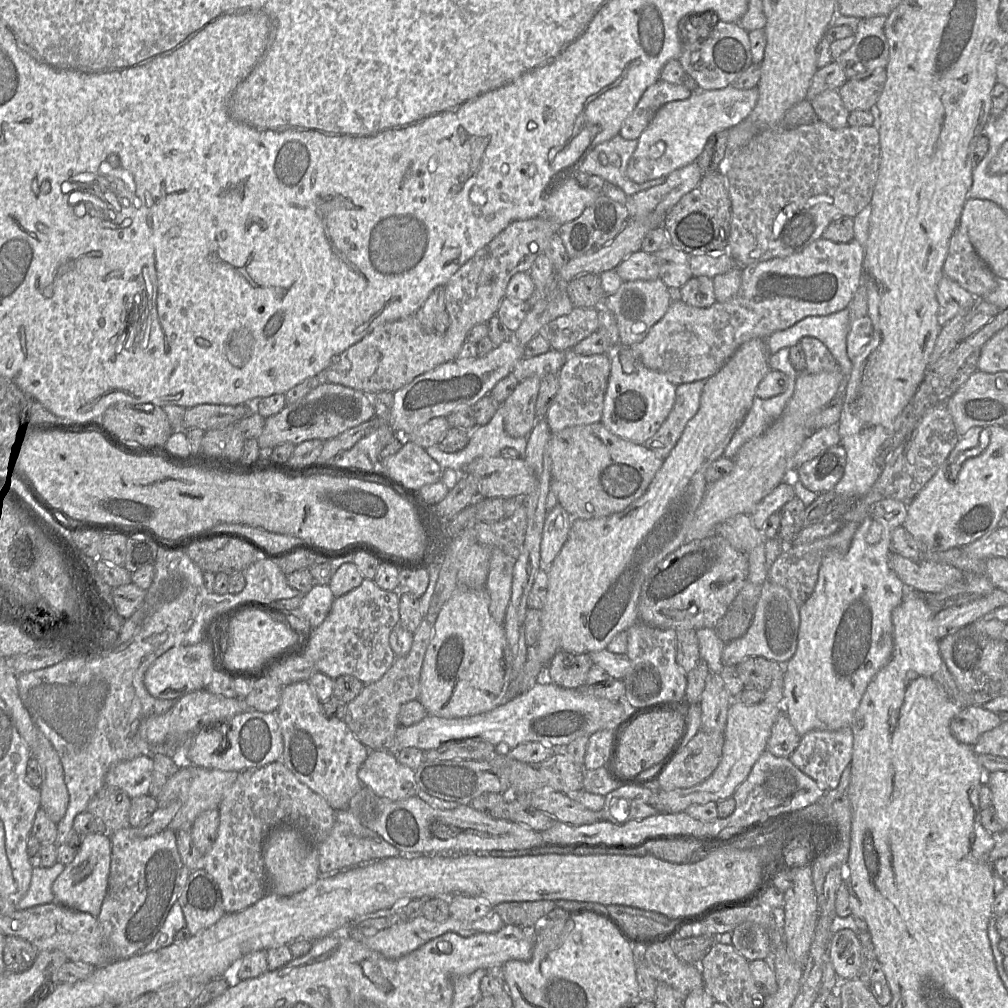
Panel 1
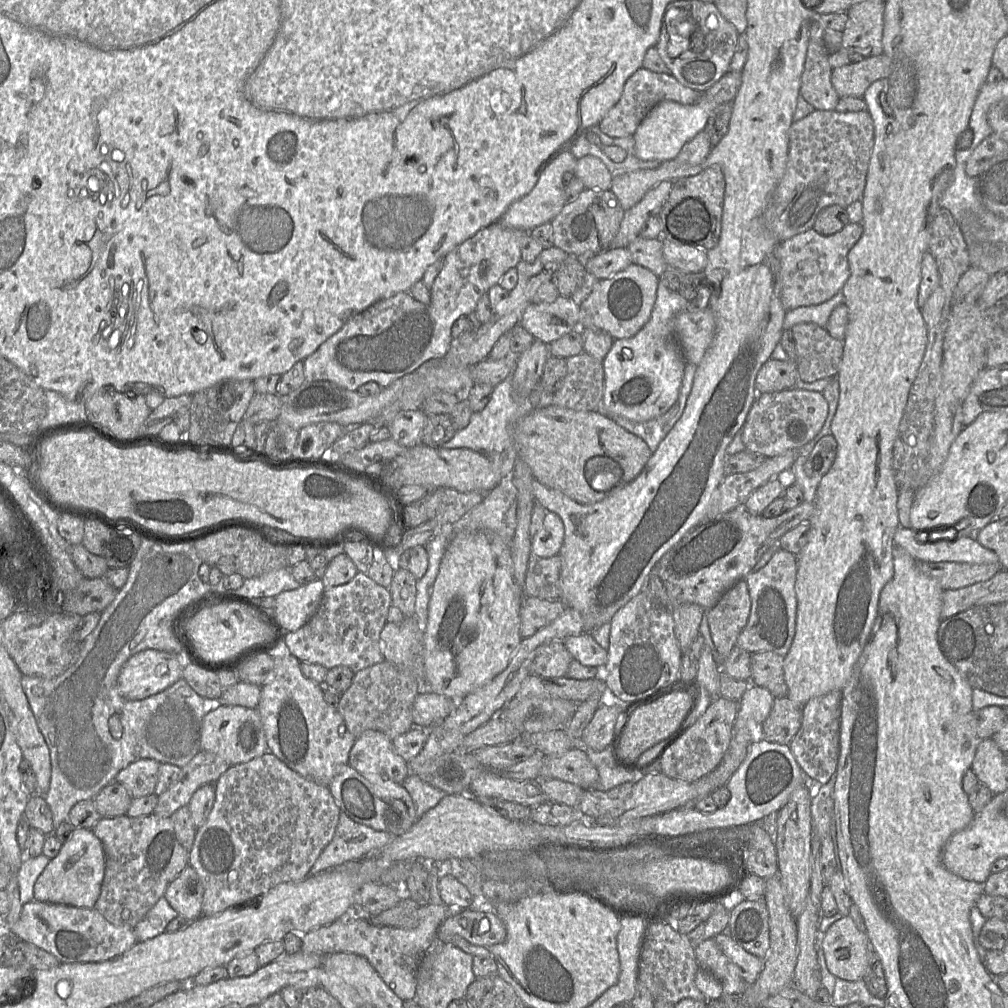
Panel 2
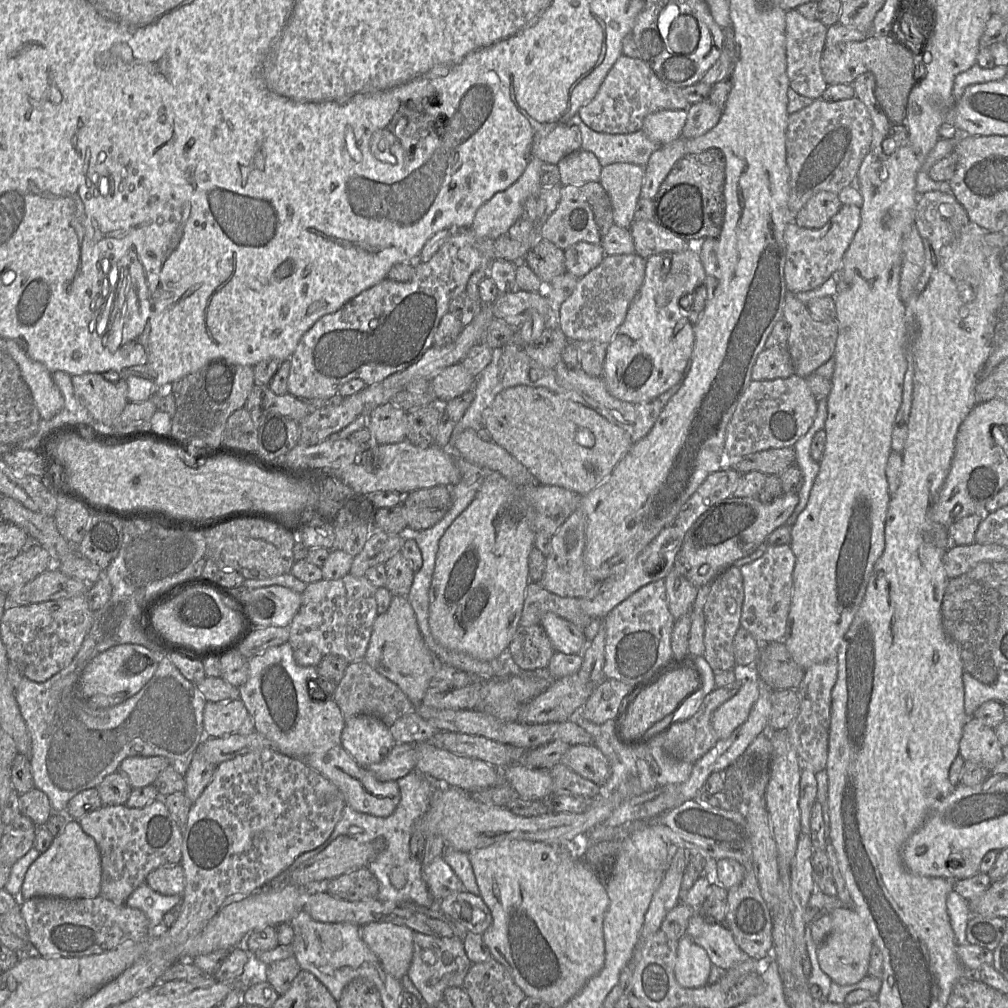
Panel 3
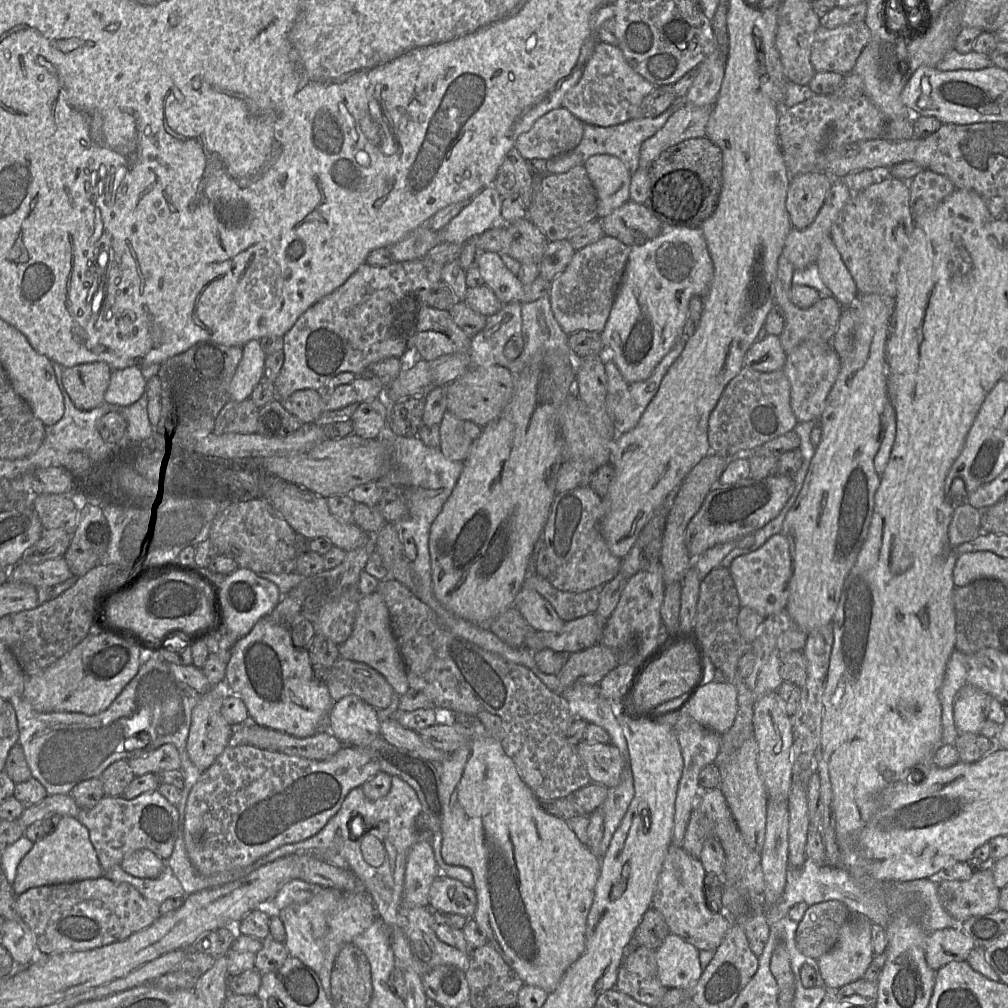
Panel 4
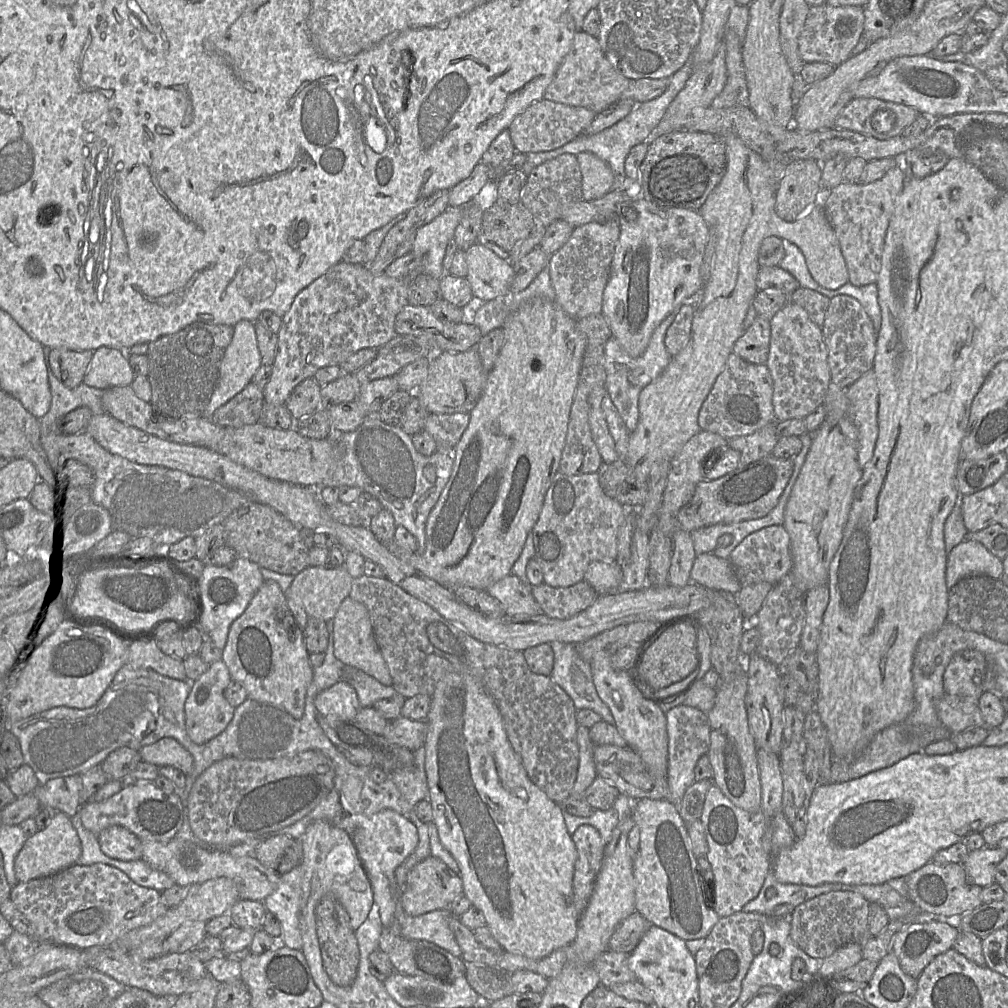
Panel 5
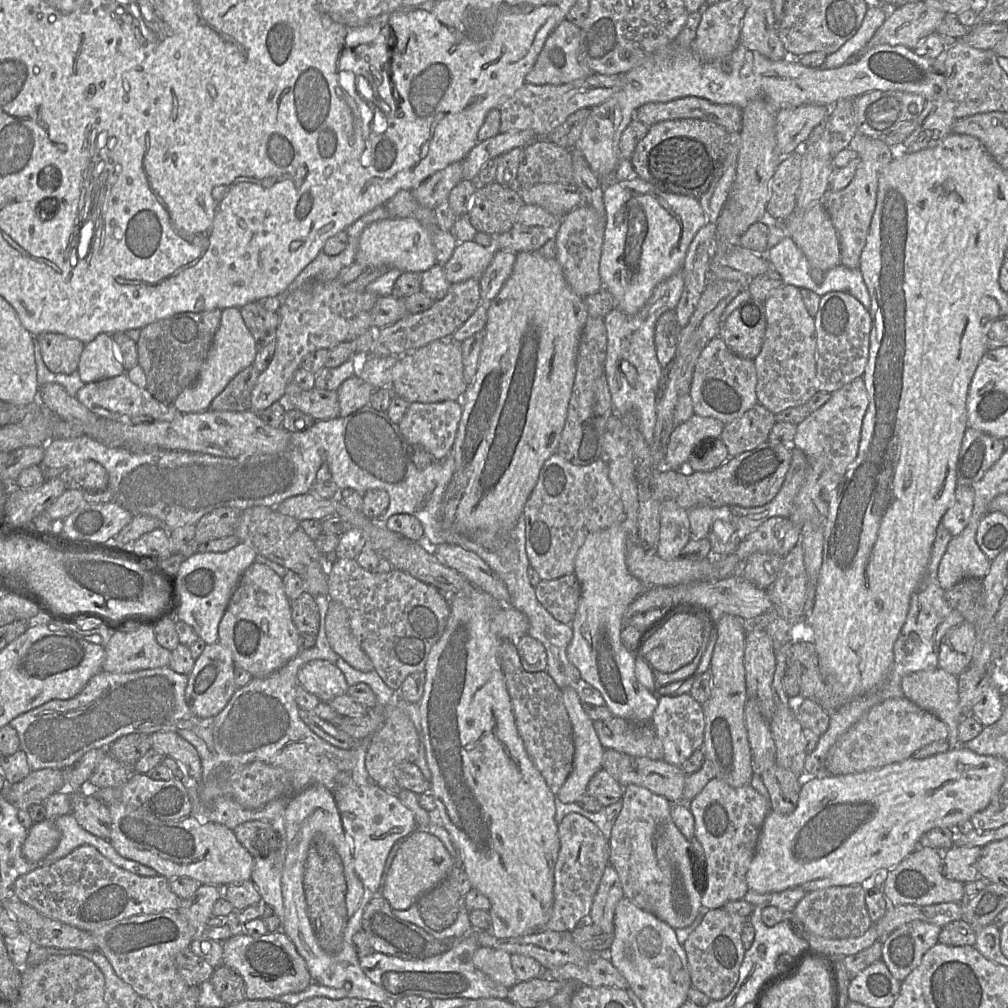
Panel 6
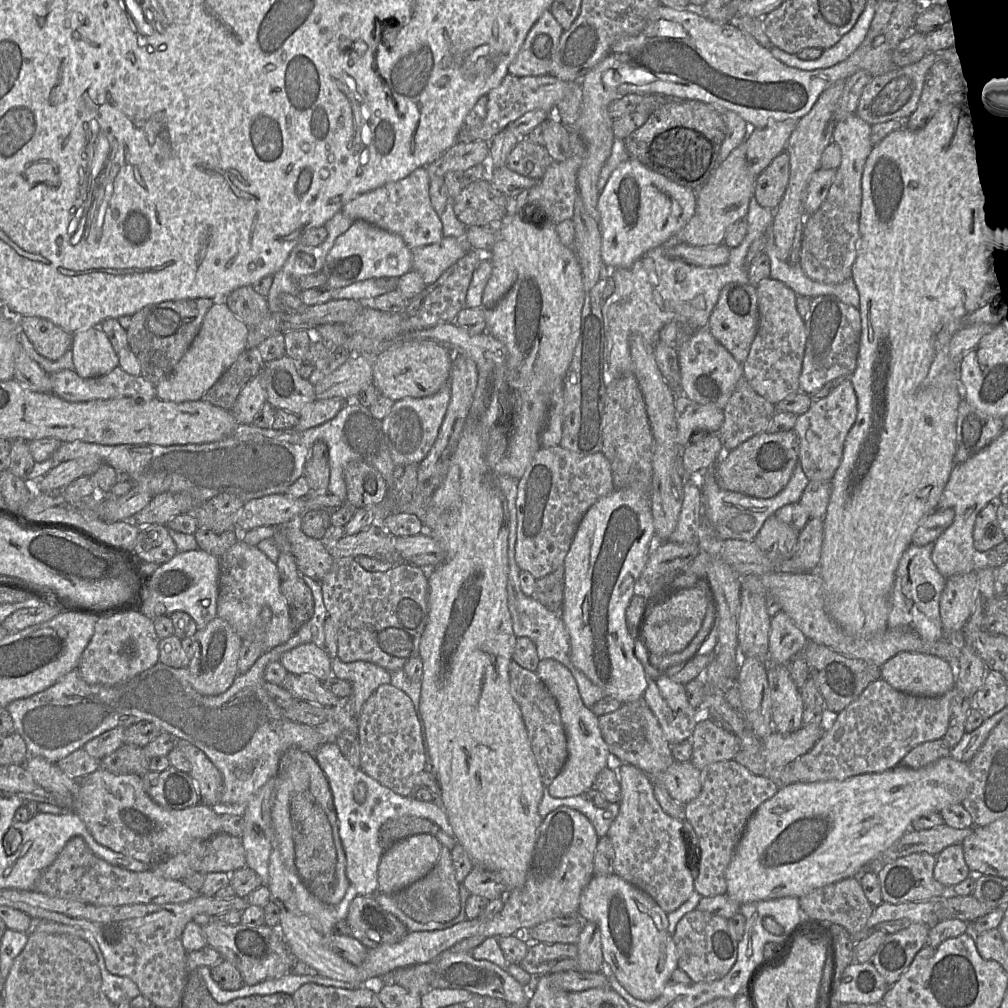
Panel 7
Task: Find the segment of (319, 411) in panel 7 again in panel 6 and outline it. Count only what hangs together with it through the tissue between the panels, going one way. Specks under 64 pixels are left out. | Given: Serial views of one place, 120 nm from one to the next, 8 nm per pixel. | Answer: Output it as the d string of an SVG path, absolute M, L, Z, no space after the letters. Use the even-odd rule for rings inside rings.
M352 376L345 380L336 393L338 396L340 417L348 416L356 410L369 405L375 388L359 377Z

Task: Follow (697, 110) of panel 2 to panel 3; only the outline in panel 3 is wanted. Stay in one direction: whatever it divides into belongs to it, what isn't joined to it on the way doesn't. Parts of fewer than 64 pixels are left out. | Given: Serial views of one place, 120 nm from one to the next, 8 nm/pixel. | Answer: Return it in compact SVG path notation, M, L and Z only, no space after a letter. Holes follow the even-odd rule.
M661 110L646 116L641 130L661 146L681 137L686 119L686 110Z

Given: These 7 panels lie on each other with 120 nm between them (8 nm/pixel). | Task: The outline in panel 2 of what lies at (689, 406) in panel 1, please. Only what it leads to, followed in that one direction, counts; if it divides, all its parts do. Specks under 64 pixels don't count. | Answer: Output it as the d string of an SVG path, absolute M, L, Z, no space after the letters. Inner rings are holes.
M692 363L686 364L676 402L666 413L657 418L643 422L635 422L618 415L610 414L604 407L601 408L600 411L595 412L609 416L619 426L622 426L632 434L644 440L651 451L654 452L660 442L666 437L682 416L692 389L695 371L695 365Z

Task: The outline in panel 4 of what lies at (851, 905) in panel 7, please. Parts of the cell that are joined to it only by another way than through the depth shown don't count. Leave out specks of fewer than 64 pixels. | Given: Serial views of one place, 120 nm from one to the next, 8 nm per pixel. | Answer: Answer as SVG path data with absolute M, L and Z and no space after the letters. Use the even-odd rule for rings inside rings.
M837 900L809 906L798 922L795 934L798 950L817 960L834 946L851 915L851 910Z

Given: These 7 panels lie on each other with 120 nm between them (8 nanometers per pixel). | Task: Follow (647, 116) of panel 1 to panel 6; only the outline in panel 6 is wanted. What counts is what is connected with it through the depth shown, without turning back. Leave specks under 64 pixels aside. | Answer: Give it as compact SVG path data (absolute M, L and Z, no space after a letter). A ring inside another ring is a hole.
M564 20L550 33L526 82L534 85L563 85L594 73L579 61L581 30Z

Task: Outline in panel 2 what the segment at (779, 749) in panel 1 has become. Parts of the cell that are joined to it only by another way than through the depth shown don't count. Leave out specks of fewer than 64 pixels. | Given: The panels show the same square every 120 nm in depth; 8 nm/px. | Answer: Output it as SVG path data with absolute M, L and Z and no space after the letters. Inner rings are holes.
M787 696L775 697L767 718L762 723L764 738L789 745L801 726L802 708Z

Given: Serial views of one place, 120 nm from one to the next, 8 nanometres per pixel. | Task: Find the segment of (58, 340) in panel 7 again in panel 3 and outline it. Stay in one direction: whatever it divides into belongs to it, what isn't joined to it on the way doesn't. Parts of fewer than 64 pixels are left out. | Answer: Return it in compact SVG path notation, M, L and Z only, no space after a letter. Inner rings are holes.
M116 372L72 376L74 395L98 422L111 428L129 402L126 379Z

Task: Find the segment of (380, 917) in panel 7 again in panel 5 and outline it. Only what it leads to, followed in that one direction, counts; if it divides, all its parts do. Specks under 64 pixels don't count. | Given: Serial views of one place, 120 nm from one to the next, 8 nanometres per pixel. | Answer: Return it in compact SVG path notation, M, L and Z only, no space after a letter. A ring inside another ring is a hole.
M383 926L382 928L378 950L387 954L395 971L405 975L443 982L452 982L454 979L466 975L462 959L431 942L407 939L401 934L396 934L389 927Z

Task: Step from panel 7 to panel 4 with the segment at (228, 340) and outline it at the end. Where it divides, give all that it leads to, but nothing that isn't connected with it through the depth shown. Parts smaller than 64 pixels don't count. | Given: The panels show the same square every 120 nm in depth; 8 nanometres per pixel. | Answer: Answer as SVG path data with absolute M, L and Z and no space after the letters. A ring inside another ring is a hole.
M259 340L242 347L242 358L230 384L231 401L249 399L264 375L265 353Z

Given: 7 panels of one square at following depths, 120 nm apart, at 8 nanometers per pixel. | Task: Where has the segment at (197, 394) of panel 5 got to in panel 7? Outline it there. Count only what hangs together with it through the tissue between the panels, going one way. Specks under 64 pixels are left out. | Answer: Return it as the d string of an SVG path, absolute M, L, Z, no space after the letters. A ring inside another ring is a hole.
M195 297L148 305L131 316L126 330L129 348L138 359L142 377L154 386L166 378L199 333L214 299Z

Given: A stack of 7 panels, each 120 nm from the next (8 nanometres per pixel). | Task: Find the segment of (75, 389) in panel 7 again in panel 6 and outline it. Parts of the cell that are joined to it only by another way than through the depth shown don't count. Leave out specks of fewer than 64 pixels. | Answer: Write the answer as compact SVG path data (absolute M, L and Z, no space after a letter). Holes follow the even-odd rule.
M125 373L98 382L86 383L77 392L76 399L99 417L131 424L172 421L179 412L173 405L156 400L147 389L133 384Z

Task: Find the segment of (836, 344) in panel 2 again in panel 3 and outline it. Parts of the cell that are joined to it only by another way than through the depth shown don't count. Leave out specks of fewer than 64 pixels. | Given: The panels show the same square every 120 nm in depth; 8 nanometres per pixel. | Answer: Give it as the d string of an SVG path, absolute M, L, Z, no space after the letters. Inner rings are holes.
M789 290L786 293L783 314L790 327L786 349L793 361L795 373L805 379L834 357L838 337L837 322L835 319L827 322L814 319L806 305Z

